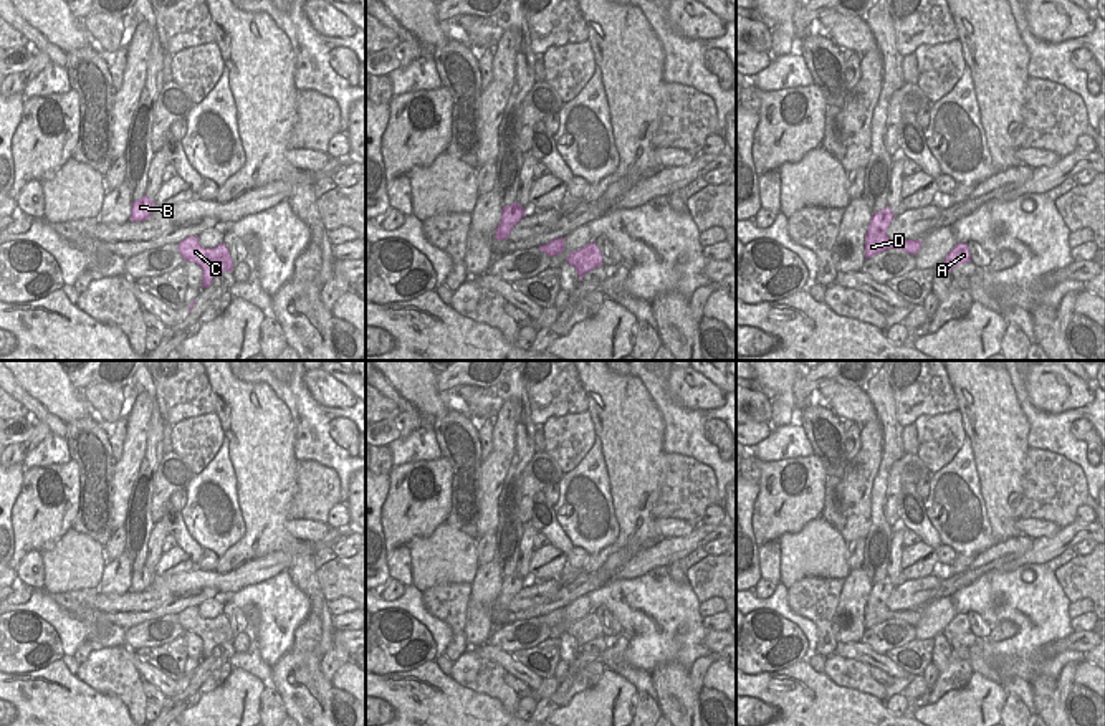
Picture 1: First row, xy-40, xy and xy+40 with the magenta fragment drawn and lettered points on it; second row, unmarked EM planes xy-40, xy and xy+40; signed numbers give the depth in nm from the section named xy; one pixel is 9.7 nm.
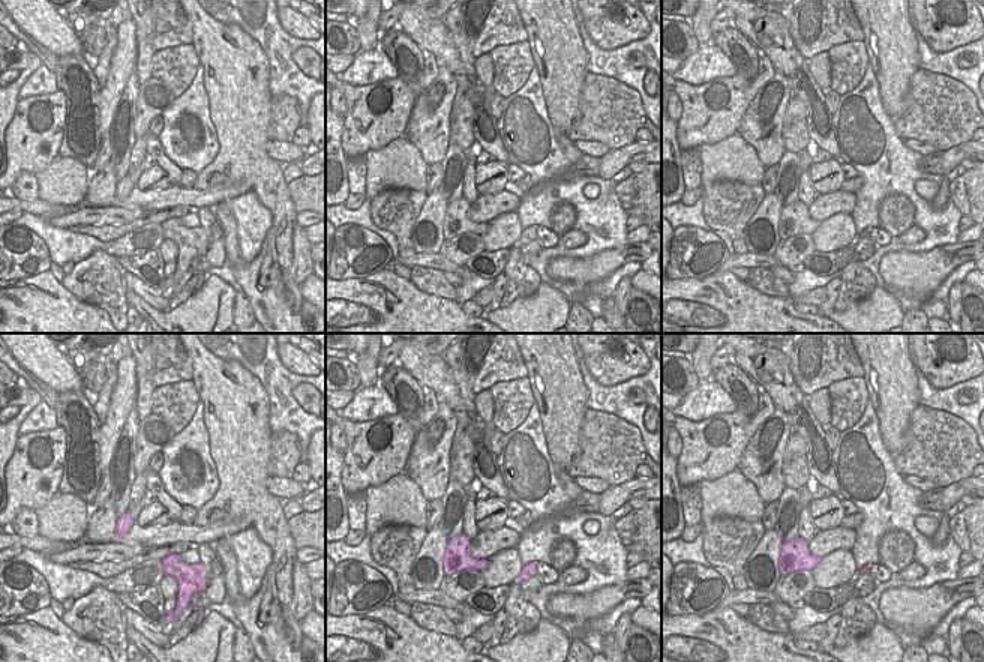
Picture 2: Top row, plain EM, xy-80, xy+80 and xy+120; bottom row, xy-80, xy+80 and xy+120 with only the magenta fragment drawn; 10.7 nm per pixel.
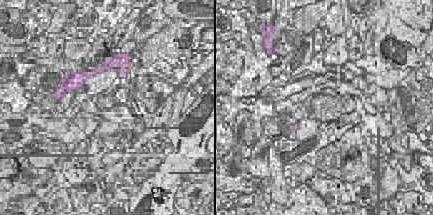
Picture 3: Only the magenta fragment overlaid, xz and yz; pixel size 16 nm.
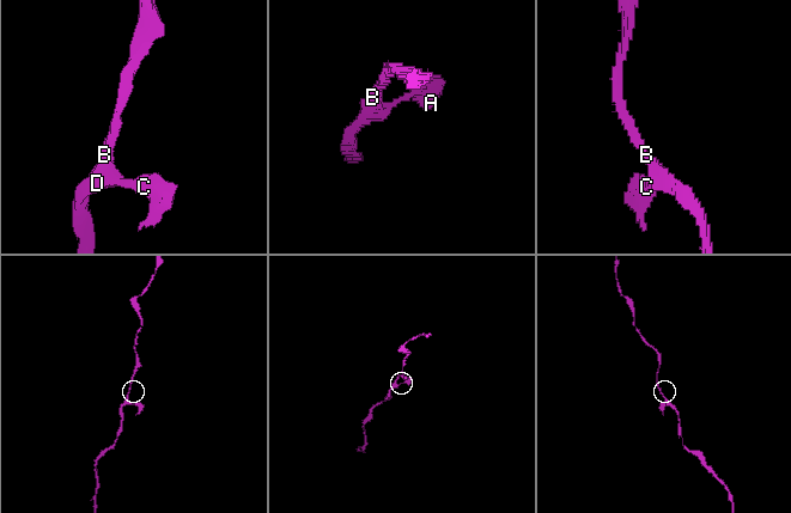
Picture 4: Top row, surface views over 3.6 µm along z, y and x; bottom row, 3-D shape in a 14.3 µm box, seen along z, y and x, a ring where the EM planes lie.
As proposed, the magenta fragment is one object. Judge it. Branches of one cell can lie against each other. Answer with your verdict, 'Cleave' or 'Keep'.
Keep

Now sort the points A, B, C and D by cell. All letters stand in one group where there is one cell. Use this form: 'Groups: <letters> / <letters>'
Groups: A B C D

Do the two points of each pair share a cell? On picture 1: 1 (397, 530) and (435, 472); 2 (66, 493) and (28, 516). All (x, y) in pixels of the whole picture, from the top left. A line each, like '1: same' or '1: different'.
1: same
2: same

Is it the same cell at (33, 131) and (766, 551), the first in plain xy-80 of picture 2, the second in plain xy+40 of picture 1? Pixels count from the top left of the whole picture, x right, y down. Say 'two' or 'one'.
two

